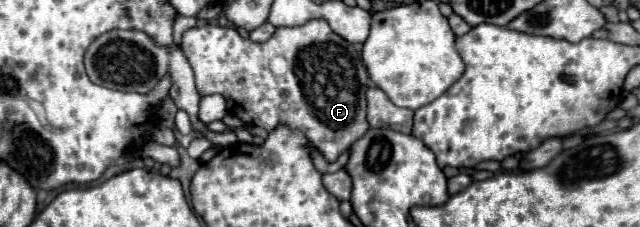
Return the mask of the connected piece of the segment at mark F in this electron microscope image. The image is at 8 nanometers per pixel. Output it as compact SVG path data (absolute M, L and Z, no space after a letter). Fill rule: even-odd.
M310 20L304 26L294 28L276 28L274 36L264 44L242 38L236 28L222 28L206 22L182 34L182 52L194 70L194 82L200 96L222 94L228 112L268 132L272 132L278 124L302 132L306 140L312 142L312 146L322 152L328 162L334 162L344 150L354 144L354 140L362 138L368 130L364 98L368 88L366 66L356 48L338 34L334 34L326 20ZM276 60L282 60L282 70L274 68Z

